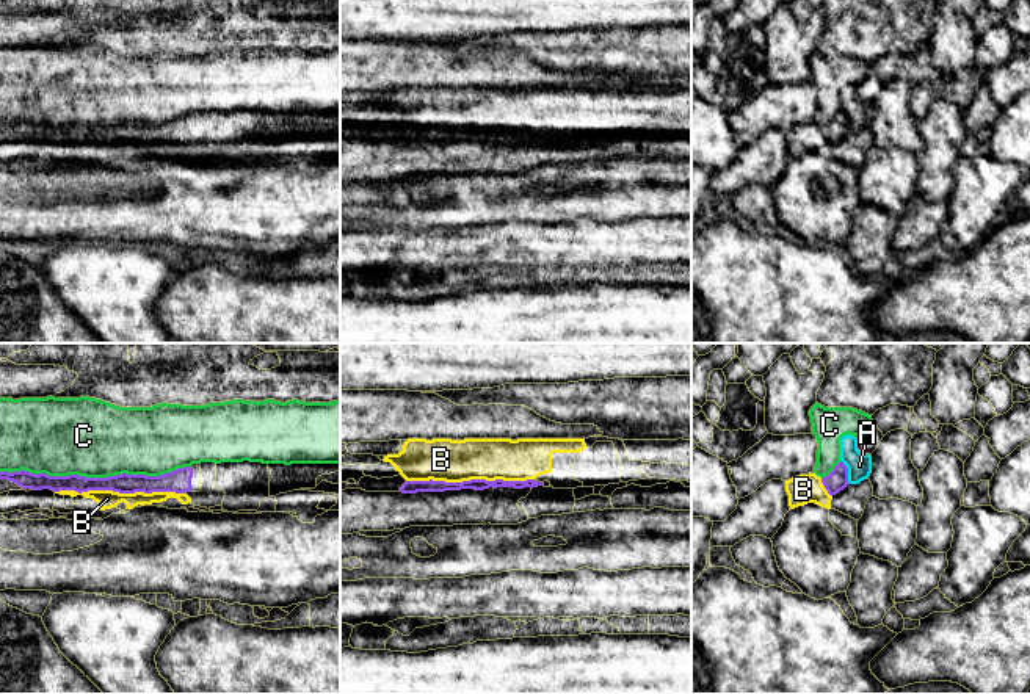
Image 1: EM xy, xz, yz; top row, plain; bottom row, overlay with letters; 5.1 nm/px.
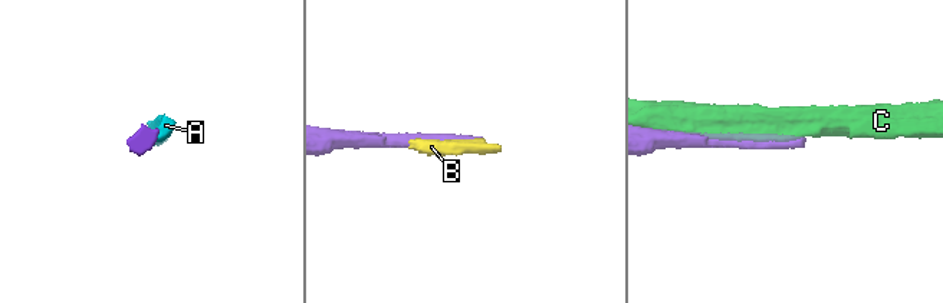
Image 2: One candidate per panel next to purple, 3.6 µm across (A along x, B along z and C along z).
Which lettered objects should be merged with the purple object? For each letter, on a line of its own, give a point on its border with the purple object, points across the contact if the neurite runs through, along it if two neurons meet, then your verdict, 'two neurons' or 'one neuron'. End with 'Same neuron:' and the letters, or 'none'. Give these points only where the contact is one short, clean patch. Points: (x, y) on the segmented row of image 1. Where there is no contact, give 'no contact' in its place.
A: yz (847, 472) | two neurons
B: xy (118, 491) | one neuron
C: xy (94, 478) | two neurons
Same neuron: B

